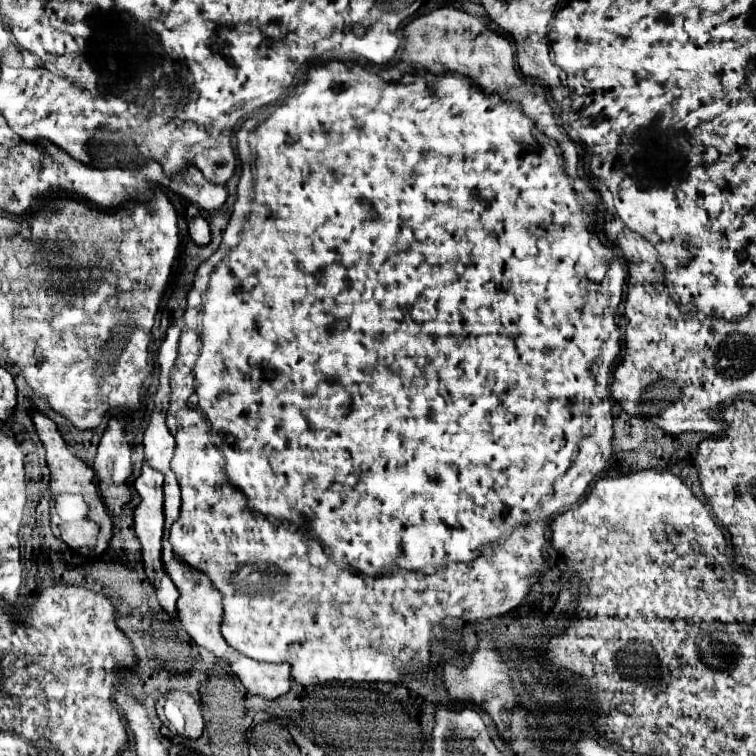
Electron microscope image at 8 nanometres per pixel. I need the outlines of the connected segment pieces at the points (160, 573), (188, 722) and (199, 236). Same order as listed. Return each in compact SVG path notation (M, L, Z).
M143 463L141 467L141 475L133 481L135 493L139 495L139 503L133 509L133 529L135 529L135 537L141 543L141 559L143 559L143 567L145 573L149 577L149 581L155 585L157 589L157 599L161 603L161 607L167 613L175 613L175 601L179 597L173 581L167 577L167 573L163 571L163 563L161 563L161 537L163 537L163 475L159 471L155 471L153 467L149 467L147 463Z
M169 689L157 701L157 715L163 725L183 737L197 739L203 733L203 715L199 703L191 693L181 689Z
M195 205L187 207L187 223L189 223L189 235L197 245L207 245L211 241L209 235L209 223L205 221L205 217L201 215L201 211Z

